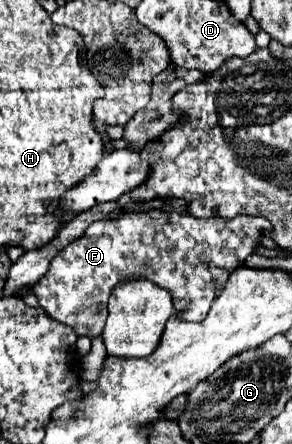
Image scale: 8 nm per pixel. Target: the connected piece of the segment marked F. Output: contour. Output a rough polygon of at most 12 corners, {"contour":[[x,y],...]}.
{"contour":[[123,212],[93,222],[33,286],[97,338],[121,280],[205,320],[269,220]]}

